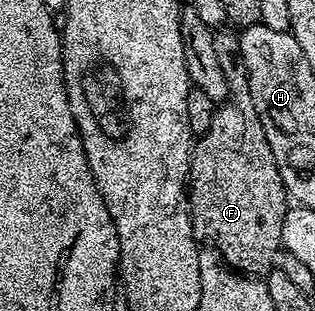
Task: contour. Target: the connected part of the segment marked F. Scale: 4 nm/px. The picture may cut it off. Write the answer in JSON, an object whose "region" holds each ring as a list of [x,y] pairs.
{"region":[[[231,26],[216,31],[213,46],[225,73],[227,99],[216,107],[213,126],[191,149],[191,224],[196,237],[214,248],[228,268],[240,274],[266,274],[281,251],[281,226],[289,207],[287,188],[253,106],[239,32]]]}

